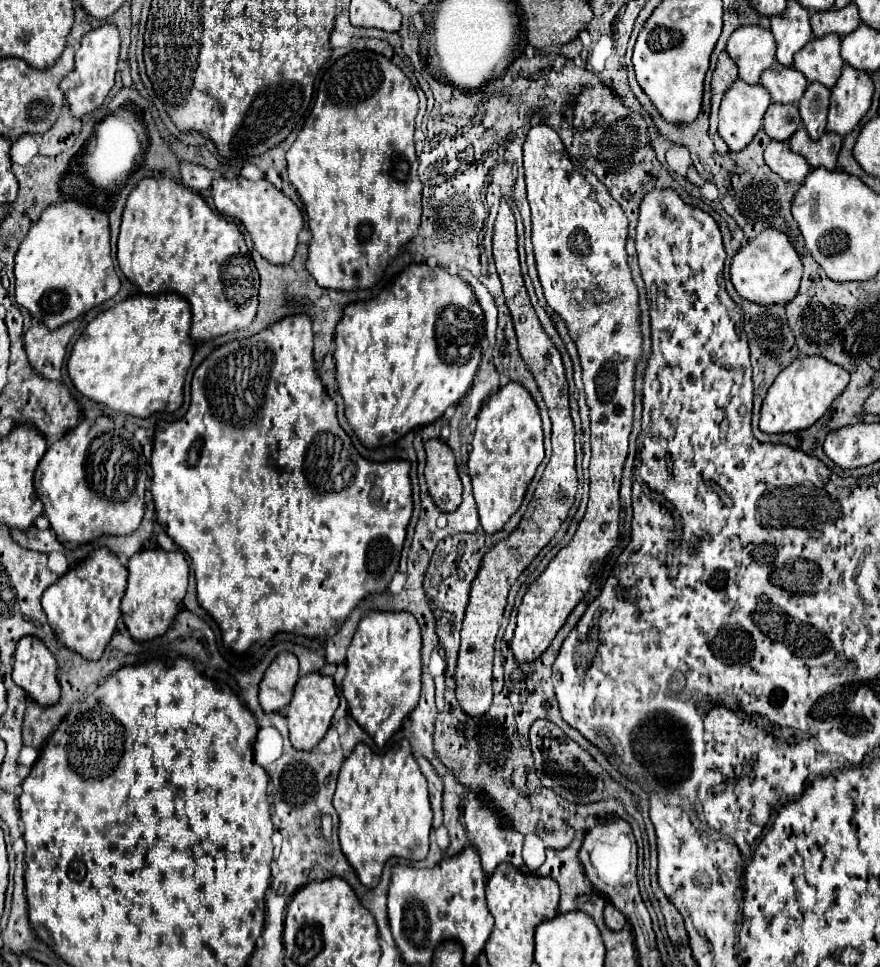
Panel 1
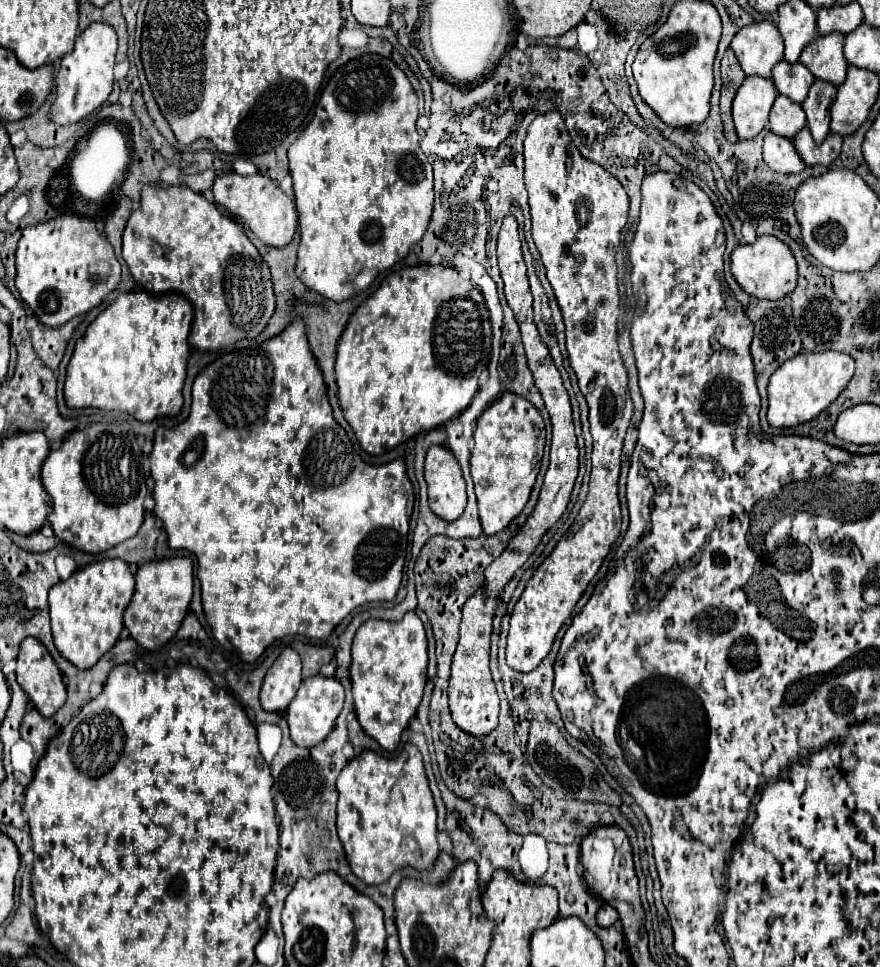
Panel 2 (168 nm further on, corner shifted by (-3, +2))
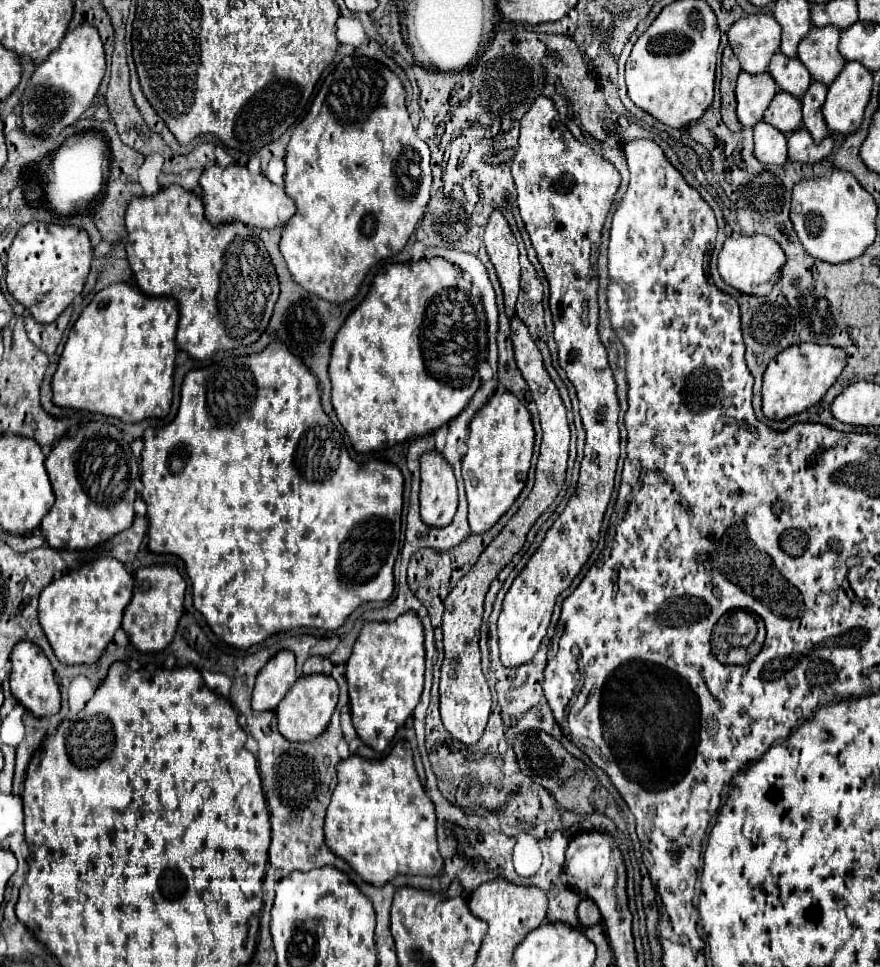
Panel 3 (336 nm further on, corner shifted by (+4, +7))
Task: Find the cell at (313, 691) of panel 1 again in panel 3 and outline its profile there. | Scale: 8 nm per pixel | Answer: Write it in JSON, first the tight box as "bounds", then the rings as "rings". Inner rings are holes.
{"bounds":[276,674,338,742],"rings":[[[310,674],[300,676],[296,684],[288,690],[288,694],[282,698],[282,702],[276,708],[278,718],[278,730],[280,734],[290,742],[308,742],[314,740],[324,732],[324,728],[330,722],[330,716],[338,702],[338,684],[332,676],[326,674]]]}

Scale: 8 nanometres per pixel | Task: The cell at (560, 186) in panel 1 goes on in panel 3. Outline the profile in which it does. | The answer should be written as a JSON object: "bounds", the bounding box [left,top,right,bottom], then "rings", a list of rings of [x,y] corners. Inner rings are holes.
{"bounds":[498,96,620,668],"rings":[[[538,96],[520,120],[520,140],[512,162],[512,176],[516,180],[522,222],[550,282],[554,340],[558,344],[560,366],[578,394],[586,446],[574,496],[504,596],[498,618],[498,644],[500,660],[506,668],[522,666],[534,658],[558,596],[572,584],[594,552],[612,496],[614,472],[620,456],[620,406],[616,382],[598,334],[598,248],[602,226],[620,186],[620,174],[592,148],[576,142],[560,122],[554,102]]]}

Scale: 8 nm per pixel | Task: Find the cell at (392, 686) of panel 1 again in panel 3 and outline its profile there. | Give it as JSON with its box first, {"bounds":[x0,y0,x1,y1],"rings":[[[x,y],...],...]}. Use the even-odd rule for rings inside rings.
{"bounds":[346,612,424,752],"rings":[[[404,612],[392,622],[364,622],[346,664],[346,682],[358,736],[382,752],[416,708],[424,688],[424,632],[416,612]]]}

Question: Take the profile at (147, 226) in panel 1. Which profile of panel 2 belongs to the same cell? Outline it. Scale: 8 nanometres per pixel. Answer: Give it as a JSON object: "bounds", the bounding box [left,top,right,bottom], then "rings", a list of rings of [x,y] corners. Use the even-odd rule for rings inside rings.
{"bounds":[123,187,275,351],"rings":[[[143,187],[139,209],[131,213],[123,233],[123,259],[127,261],[133,279],[147,293],[181,293],[191,301],[195,317],[189,343],[197,351],[217,351],[241,339],[255,339],[267,327],[275,311],[275,293],[269,265],[249,241],[243,227],[229,215],[223,215],[217,205],[209,203],[203,195],[185,187]]]}

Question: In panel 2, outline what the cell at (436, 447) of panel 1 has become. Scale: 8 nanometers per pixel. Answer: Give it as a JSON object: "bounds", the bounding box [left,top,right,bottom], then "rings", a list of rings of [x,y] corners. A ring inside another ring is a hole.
{"bounds":[425,447,467,521],"rings":[[[429,447],[425,457],[425,481],[429,485],[431,511],[445,521],[459,519],[467,505],[465,481],[457,459],[447,447]]]}

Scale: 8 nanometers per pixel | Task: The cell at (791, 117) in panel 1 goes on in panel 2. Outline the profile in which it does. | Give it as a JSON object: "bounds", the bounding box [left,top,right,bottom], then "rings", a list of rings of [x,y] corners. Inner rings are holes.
{"bounds":[769,95,805,139],"rings":[[[779,95],[769,117],[769,129],[781,137],[793,139],[805,127],[805,113],[799,103]]]}

